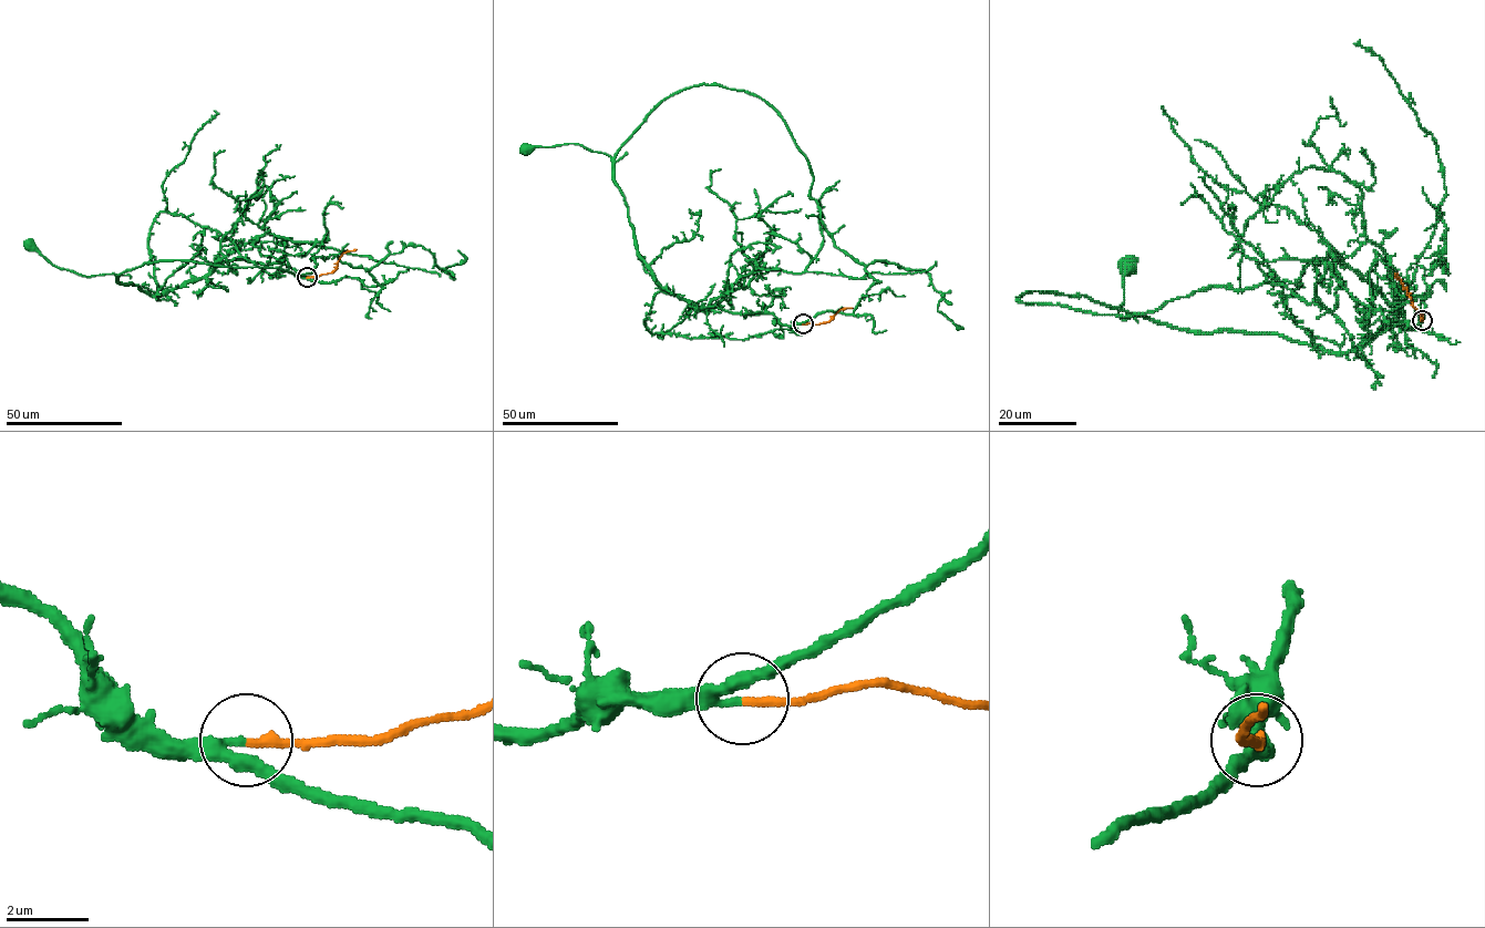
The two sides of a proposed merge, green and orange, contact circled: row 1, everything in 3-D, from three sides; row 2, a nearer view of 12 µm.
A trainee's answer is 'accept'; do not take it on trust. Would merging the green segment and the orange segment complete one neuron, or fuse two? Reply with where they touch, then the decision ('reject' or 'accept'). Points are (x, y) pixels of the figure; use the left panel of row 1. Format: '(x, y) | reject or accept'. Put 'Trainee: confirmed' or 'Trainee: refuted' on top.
Trainee: confirmed
(307, 277) | accept

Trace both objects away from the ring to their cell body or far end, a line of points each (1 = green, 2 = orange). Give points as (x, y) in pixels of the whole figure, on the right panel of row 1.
1: (1422, 320), (1425, 303), (1402, 290), (1396, 313), (1349, 352), (1275, 333), (1183, 330), (1119, 315), (1126, 267)
2: (1422, 320), (1394, 274)

